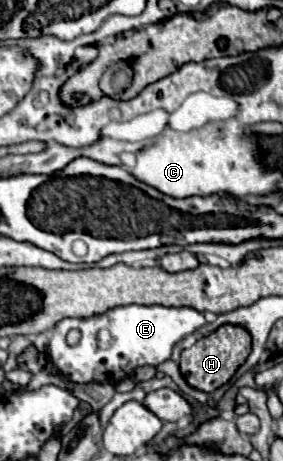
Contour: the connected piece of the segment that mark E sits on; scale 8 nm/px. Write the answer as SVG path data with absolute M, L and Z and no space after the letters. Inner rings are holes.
M122 305L112 307L102 315L86 319L62 319L54 325L46 355L58 373L72 383L92 383L108 381L118 383L134 373L142 365L160 365L170 359L172 347L202 327L206 323L204 315L192 307L164 307L164 305ZM80 329L82 337L76 345L66 343L66 331Z

